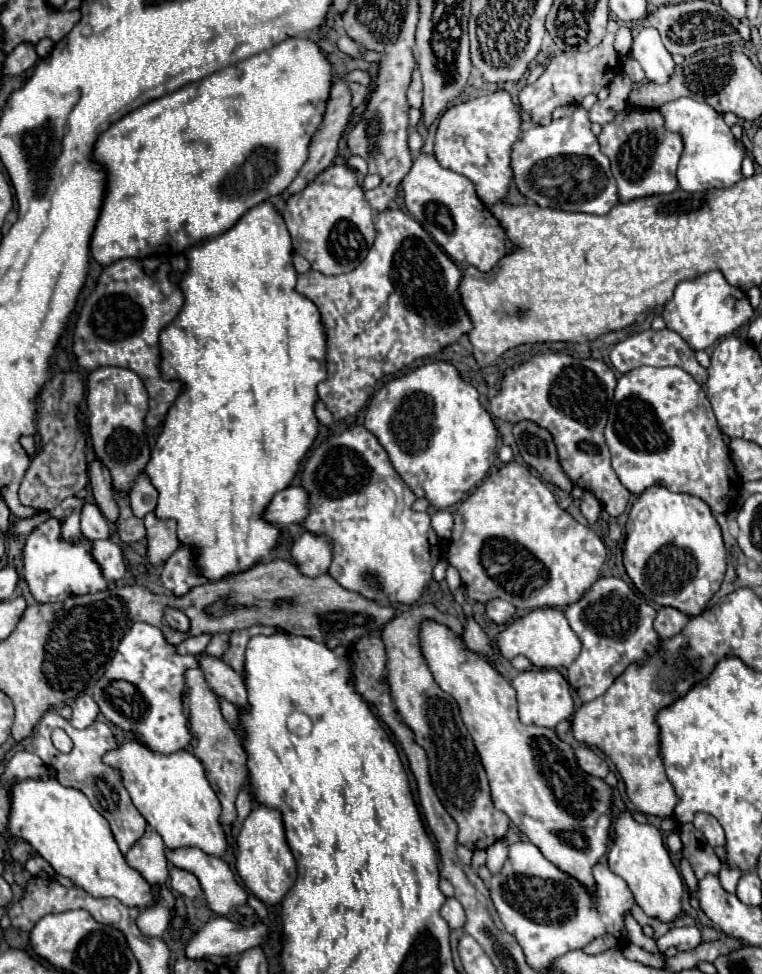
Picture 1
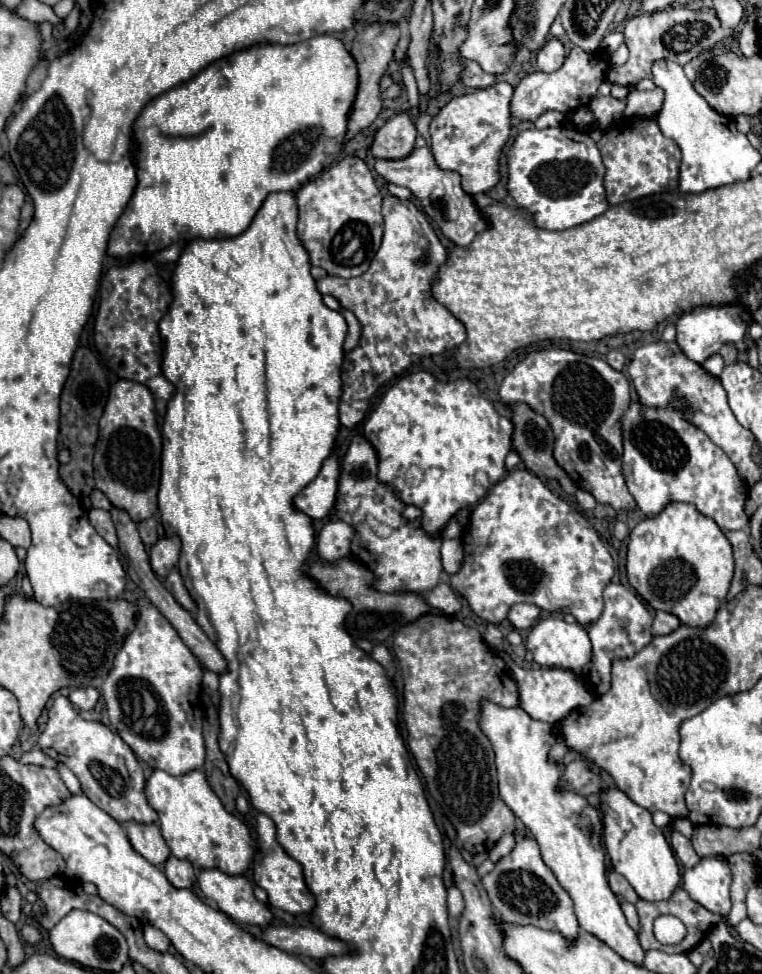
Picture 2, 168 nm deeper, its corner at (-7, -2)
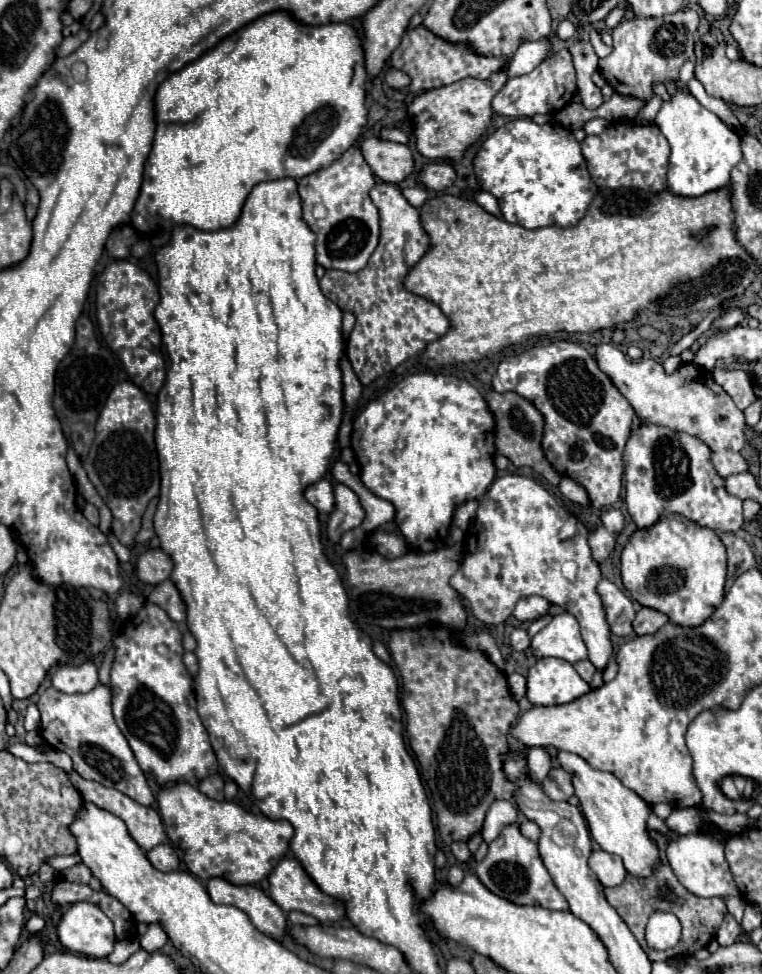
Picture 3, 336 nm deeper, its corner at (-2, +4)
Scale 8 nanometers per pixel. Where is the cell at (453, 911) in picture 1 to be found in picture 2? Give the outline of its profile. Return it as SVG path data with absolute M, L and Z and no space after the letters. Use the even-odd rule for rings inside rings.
M455 885L447 889L447 907L449 907L449 915L451 917L459 917L463 913L463 909L465 909L463 895Z

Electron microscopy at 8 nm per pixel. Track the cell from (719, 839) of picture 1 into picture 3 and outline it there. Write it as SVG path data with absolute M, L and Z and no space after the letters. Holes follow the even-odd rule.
M726 913L724 921L722 921L720 929L718 929L716 941L718 941L720 945L732 945L736 939L740 939L740 933L742 933L742 929L740 929L740 925L736 923L736 919L734 919L730 913Z

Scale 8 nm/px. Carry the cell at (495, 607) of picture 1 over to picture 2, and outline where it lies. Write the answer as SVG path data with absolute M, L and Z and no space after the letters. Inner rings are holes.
M517 603L511 607L507 619L515 625L515 629L529 629L535 625L539 615L541 615L539 607L529 605L529 603Z

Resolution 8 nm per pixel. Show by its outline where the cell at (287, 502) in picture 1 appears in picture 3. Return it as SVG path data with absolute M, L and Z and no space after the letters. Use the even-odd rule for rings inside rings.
M320 479L306 487L304 497L310 505L318 509L318 513L330 513L334 507L334 487L328 479Z

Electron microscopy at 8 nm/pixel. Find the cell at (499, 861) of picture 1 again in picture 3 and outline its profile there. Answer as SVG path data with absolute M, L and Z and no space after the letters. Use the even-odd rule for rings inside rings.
M496 801L492 807L490 807L490 813L486 815L486 821L482 825L482 839L486 843L492 843L494 839L500 837L502 829L506 825L512 825L514 821L518 819L518 811L514 807L514 803L510 801Z

